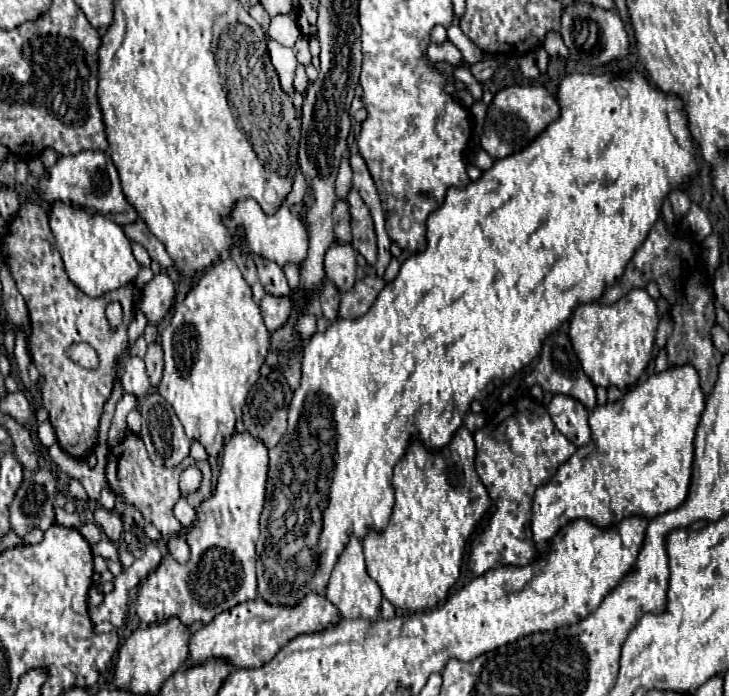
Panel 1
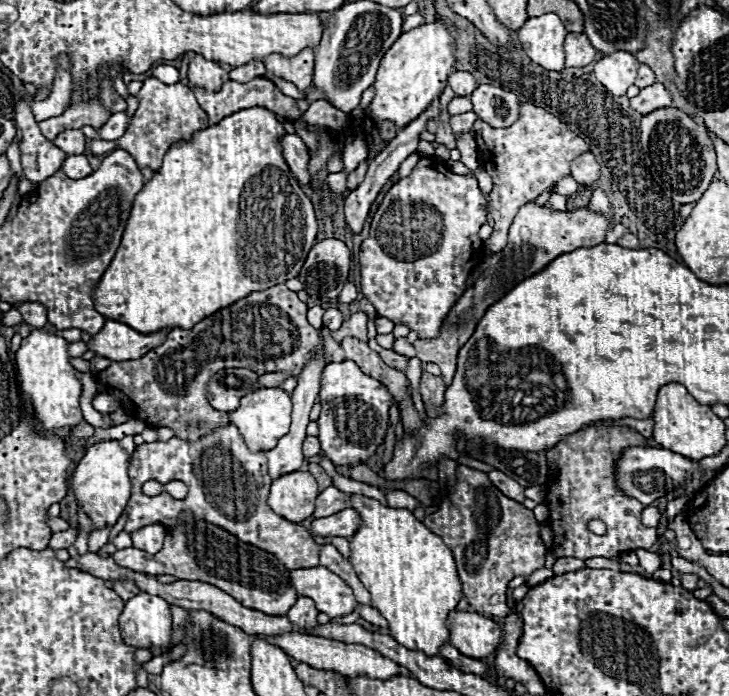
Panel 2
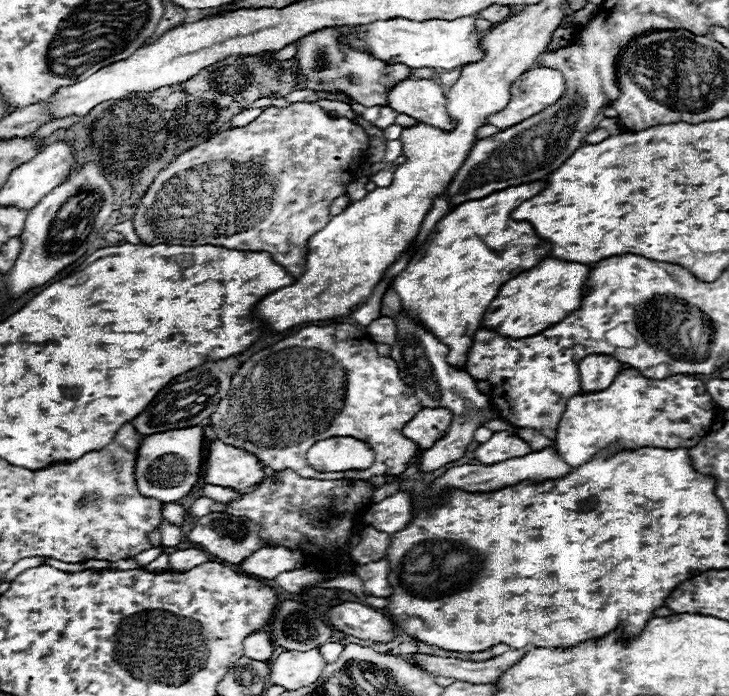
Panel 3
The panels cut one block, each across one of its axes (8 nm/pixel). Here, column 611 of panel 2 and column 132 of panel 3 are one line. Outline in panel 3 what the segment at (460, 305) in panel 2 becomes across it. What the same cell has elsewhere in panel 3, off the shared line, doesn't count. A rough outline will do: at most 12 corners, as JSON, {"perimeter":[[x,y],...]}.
{"perimeter":[[312,102],[182,152],[144,244],[268,252],[298,278],[370,138]]}

